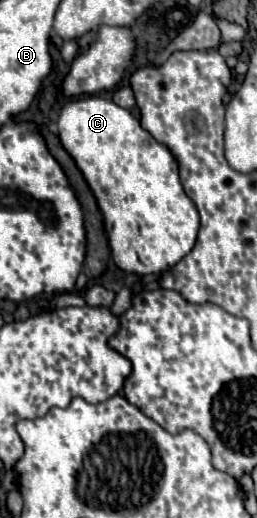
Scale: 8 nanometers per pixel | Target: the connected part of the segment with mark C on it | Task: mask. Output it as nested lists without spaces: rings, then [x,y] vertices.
[[[81,97],[69,101],[61,109],[57,127],[63,147],[75,159],[99,203],[99,209],[105,219],[105,233],[109,237],[111,253],[119,269],[137,275],[163,273],[193,249],[199,233],[199,213],[181,187],[179,163],[163,143],[157,143],[141,127],[139,119],[131,111],[119,107],[111,99]]]

